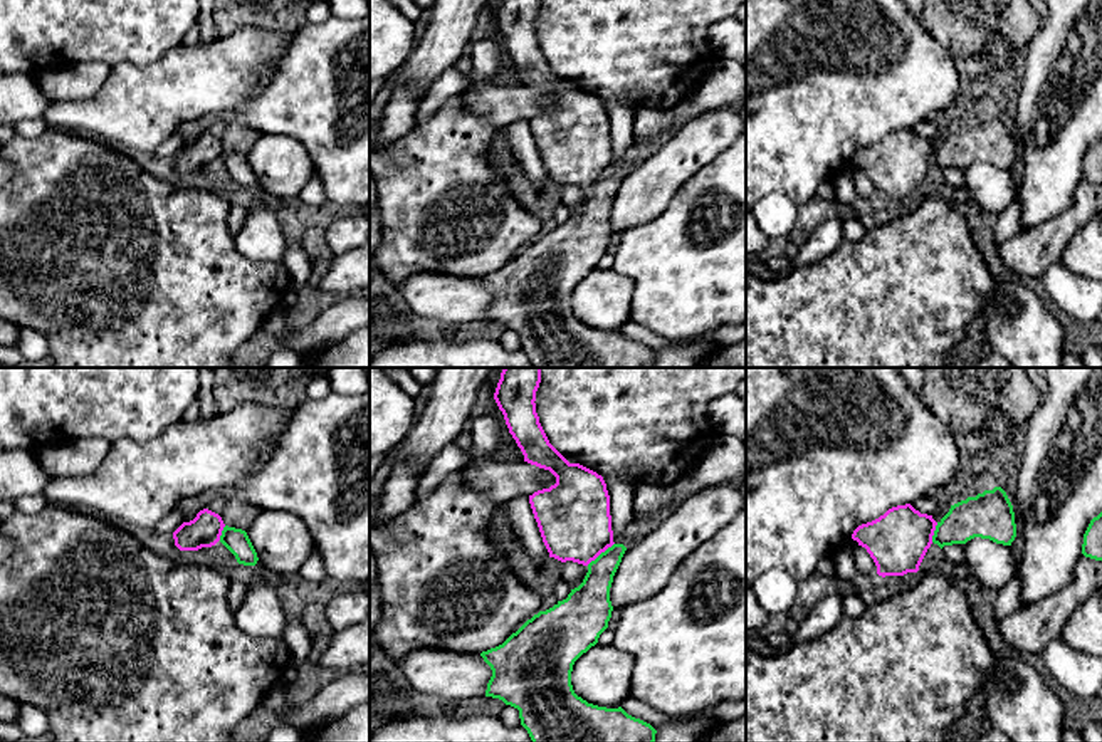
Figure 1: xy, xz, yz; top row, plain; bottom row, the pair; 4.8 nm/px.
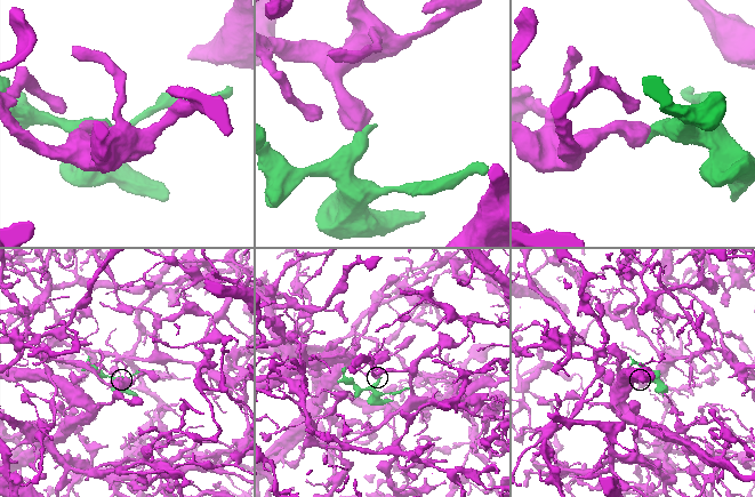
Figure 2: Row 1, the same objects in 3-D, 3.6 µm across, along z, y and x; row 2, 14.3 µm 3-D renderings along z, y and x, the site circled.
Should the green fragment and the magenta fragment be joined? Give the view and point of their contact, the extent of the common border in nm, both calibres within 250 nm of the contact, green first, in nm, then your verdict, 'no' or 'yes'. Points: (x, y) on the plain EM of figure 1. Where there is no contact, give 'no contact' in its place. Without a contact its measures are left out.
meets green in xz at (602, 177); contact 170 nm long; 200 nm thick on the green side, 360 nm on the other; yes

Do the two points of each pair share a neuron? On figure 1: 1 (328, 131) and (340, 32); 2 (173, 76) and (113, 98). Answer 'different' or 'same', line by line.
1: same
2: same

